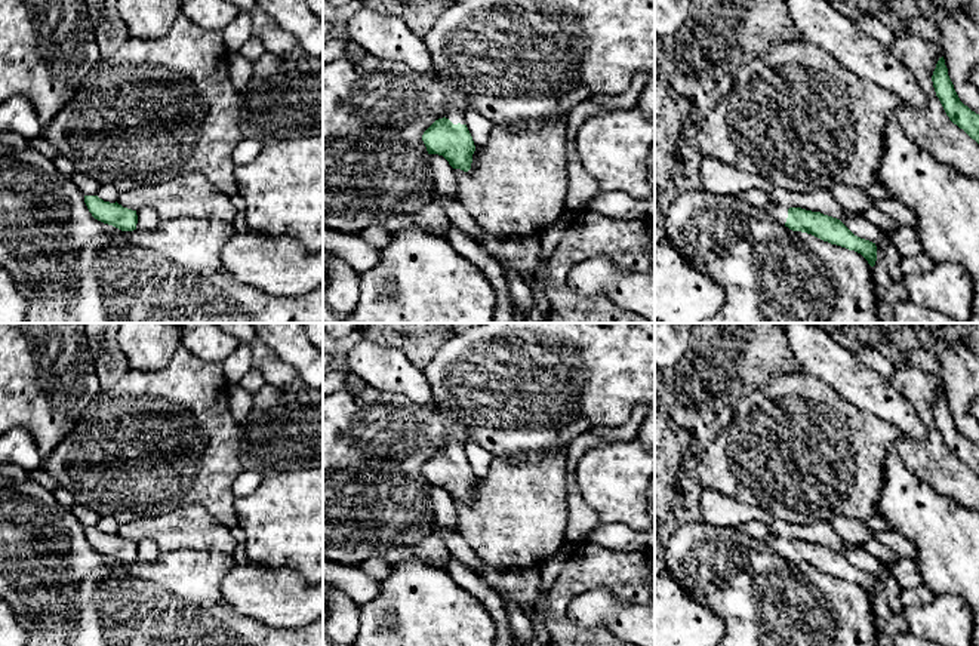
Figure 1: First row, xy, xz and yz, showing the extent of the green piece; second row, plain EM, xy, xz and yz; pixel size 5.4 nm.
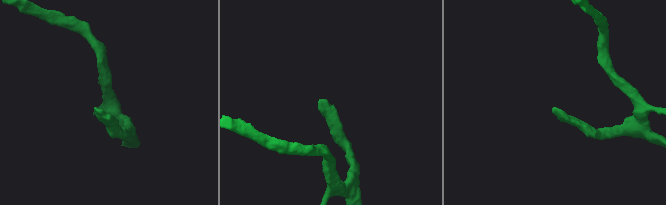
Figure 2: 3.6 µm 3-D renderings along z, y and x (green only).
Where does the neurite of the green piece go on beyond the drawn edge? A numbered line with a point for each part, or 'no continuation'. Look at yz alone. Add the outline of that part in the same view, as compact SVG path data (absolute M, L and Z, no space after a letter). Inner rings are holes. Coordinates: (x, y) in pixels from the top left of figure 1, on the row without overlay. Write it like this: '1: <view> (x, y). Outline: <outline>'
1: yz (778, 544). Outline: M772 535L770 538L767 538L764 541L764 544L767 547L770 547L773 551L776 551L778 554L781 554L782 557L785 557L786 550L788 550L788 541L786 538L778 536L778 535Z

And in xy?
no continuation

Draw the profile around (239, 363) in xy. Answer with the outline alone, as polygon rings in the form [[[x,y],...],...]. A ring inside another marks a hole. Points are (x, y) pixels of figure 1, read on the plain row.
[[[240,344],[238,348],[222,363],[222,372],[228,385],[237,385],[238,381],[252,369],[252,350],[249,344]]]

